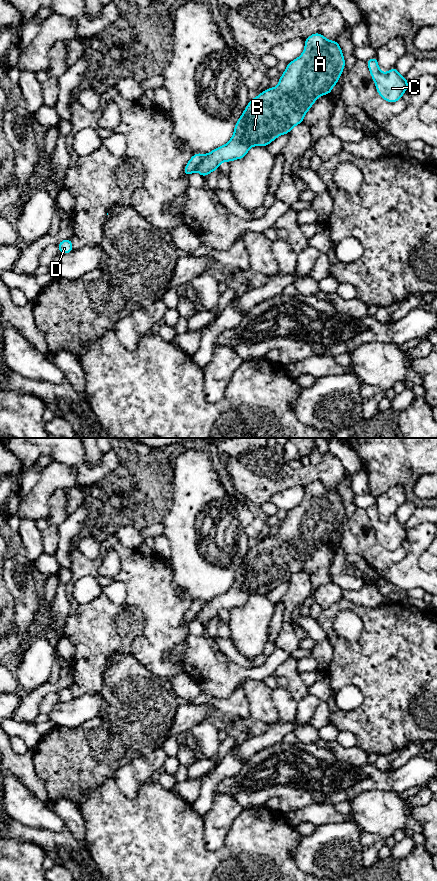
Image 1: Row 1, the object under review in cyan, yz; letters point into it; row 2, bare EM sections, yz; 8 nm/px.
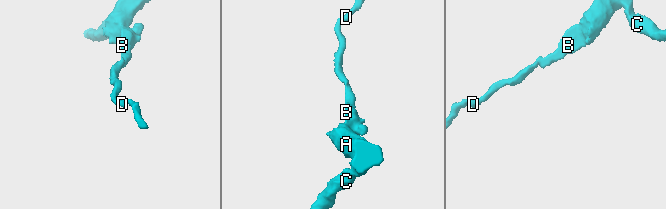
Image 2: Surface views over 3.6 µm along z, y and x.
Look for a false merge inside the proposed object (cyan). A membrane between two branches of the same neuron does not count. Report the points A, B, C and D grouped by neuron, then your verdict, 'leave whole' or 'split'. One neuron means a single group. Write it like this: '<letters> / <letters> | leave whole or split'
A B C / D | split

